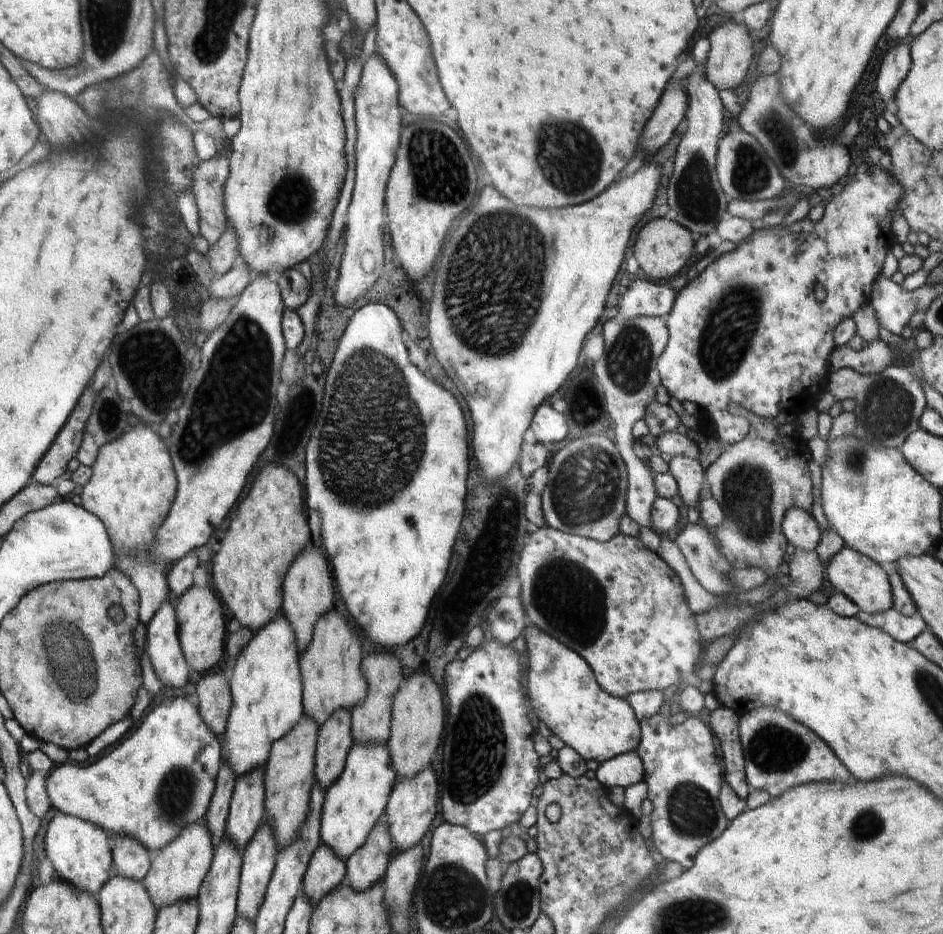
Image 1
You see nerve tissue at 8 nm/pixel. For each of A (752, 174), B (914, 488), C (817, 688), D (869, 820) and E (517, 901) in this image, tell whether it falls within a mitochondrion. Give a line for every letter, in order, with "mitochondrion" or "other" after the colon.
A: mitochondrion
B: other
C: other
D: mitochondrion
E: mitochondrion

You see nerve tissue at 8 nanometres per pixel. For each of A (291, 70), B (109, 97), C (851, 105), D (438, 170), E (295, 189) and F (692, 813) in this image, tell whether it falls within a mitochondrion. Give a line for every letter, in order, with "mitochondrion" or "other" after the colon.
A: other
B: mitochondrion
C: other
D: mitochondrion
E: mitochondrion
F: mitochondrion

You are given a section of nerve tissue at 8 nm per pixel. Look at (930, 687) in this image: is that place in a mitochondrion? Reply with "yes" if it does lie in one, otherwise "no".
yes

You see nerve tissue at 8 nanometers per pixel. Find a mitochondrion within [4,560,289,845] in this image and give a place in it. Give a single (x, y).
(75, 685)

